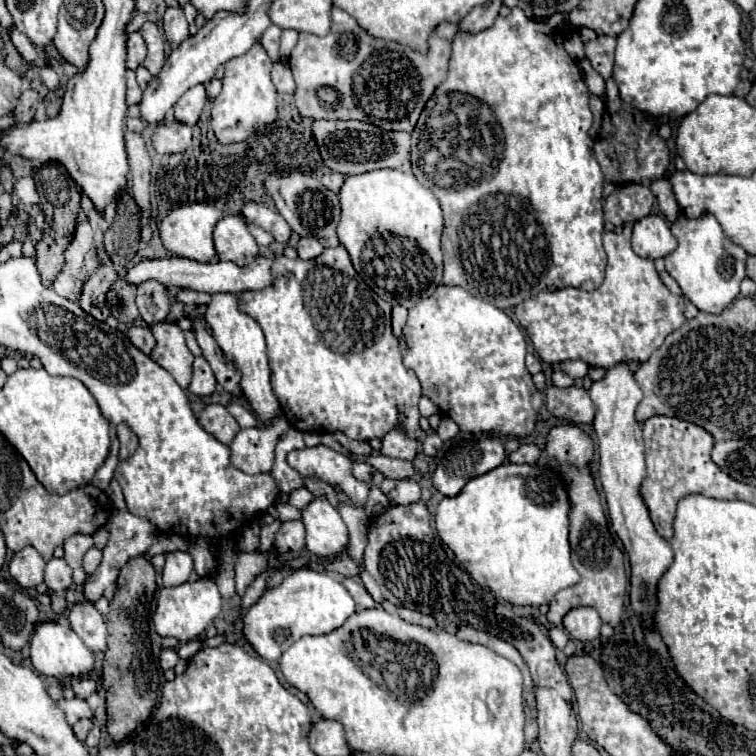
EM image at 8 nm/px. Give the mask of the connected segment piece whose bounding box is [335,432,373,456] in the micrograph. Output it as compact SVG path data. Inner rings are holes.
M335 432L335 438L337 438L343 446L347 446L353 454L369 456L369 454L373 452L373 448L369 446L369 442L363 442L363 440L351 440L351 438L347 438L347 436L345 436L345 434L341 434L341 432Z

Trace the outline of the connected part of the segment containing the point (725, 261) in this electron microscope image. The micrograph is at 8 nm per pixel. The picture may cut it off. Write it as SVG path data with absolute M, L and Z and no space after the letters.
M681 214L679 220L671 224L671 234L677 238L677 248L665 256L665 270L679 284L683 296L699 310L721 314L741 296L739 286L745 278L747 252L727 240L719 222L711 214L703 214L701 218L687 218Z

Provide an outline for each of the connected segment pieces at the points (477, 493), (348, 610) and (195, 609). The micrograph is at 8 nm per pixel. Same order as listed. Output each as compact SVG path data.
M505 462L505 464L497 466L497 468L493 468L491 472L469 480L457 496L453 496L453 498L447 498L447 496L445 496L445 498L437 504L435 530L437 530L439 538L453 550L455 558L463 564L463 568L471 574L471 578L473 578L481 588L491 590L497 598L501 598L501 600L505 600L505 602L509 602L509 604L515 604L515 606L541 606L541 604L549 604L551 598L553 598L559 590L569 588L569 586L573 586L573 584L579 582L579 574L577 574L577 570L575 570L573 564L571 564L571 548L569 548L569 538L567 538L567 536L569 536L569 518L567 518L567 516L569 516L569 508L571 508L571 504L569 504L569 498L567 498L567 490L565 490L563 482L561 482L553 472L549 474L547 468L541 468L541 466L537 466L537 464L521 464L521 466L517 466L517 464Z
M299 568L279 586L267 590L259 598L259 602L255 602L251 608L245 610L243 630L245 630L245 638L251 642L251 646L261 658L269 662L279 662L281 654L301 636L329 634L339 626L343 626L343 622L355 610L357 604L341 582L333 580L325 572Z
M199 578L197 582L185 582L175 588L163 588L159 592L153 624L159 636L173 636L181 644L185 644L193 638L199 638L211 626L213 618L219 612L221 612L221 596L217 584L211 578Z

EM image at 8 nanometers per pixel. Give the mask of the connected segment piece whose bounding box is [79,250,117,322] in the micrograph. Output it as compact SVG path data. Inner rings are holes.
M99 250L99 258L101 258L101 266L95 270L95 274L91 274L79 294L79 306L91 314L95 320L105 322L109 318L109 306L105 302L105 296L109 292L109 288L113 286L113 280L117 280L117 272L113 262L109 260L109 256L105 254L105 250Z

